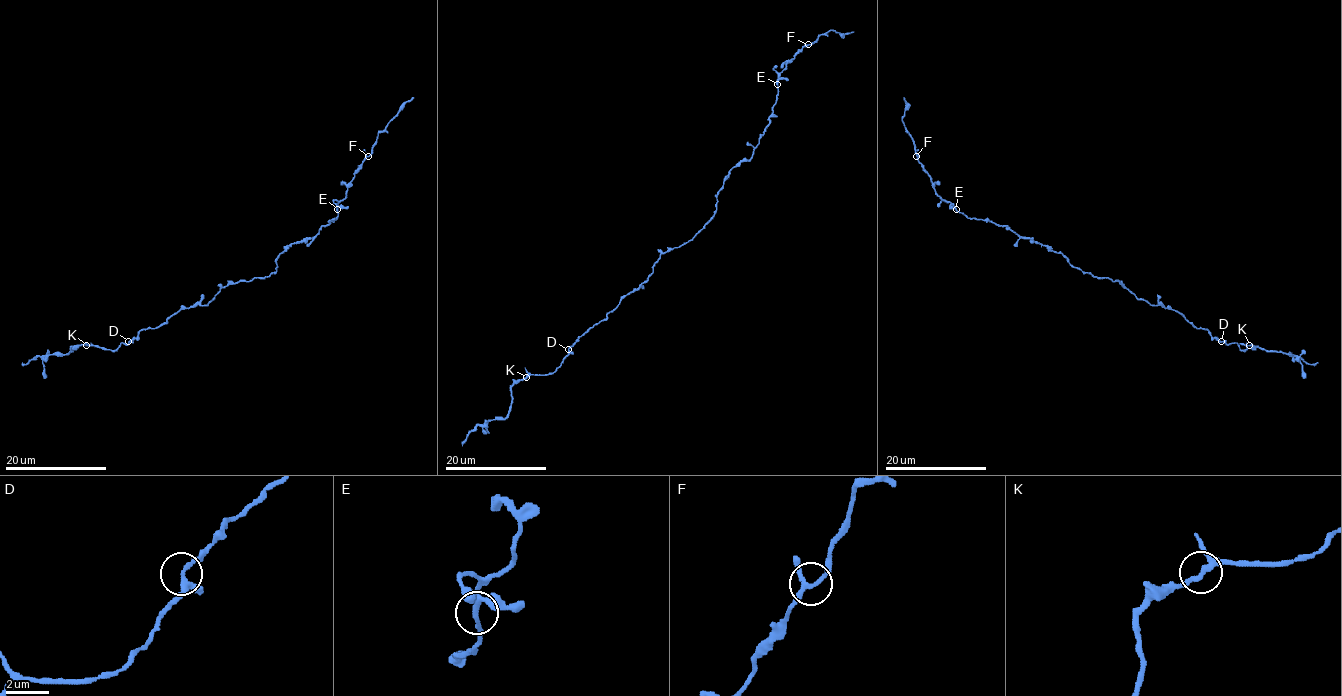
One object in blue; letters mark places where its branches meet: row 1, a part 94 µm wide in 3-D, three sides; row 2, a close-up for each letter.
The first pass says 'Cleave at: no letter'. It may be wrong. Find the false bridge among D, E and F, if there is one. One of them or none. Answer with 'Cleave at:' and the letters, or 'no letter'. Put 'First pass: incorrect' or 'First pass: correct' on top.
First pass: correct
Cleave at: no letter

